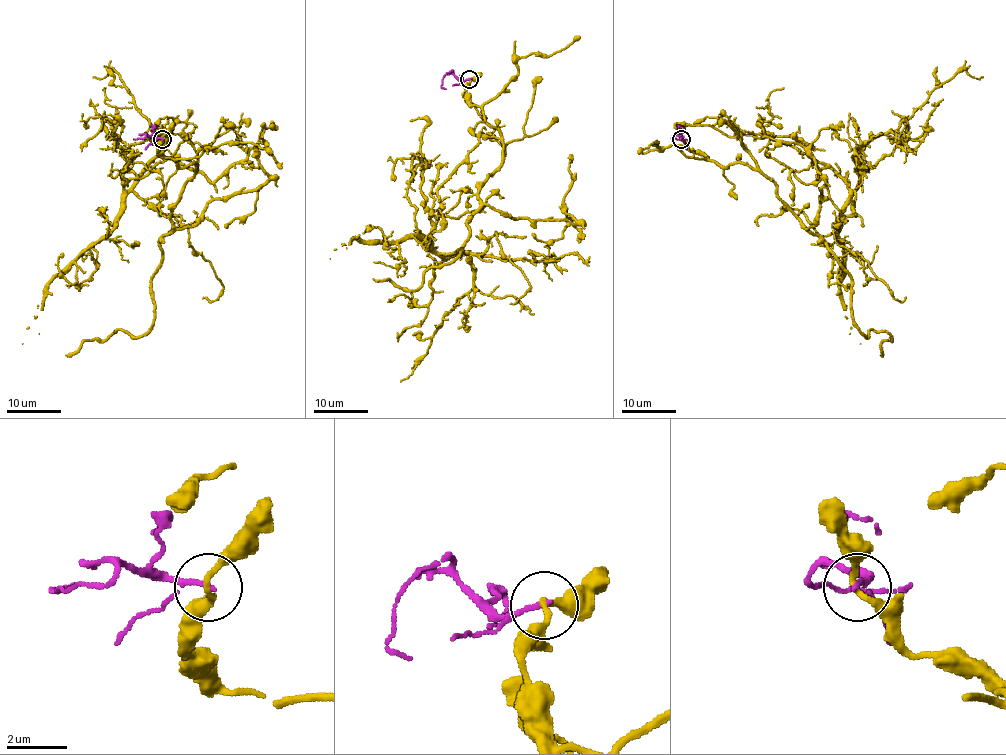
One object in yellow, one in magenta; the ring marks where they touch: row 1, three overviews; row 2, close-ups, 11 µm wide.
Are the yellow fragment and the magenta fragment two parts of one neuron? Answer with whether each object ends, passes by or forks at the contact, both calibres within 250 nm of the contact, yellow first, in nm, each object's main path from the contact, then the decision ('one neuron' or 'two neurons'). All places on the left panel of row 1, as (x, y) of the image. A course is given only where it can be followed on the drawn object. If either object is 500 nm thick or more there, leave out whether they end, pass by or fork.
yellow passes by | magenta passes by | 200/120 nm | yellow via (162, 138), (165, 157), (197, 167), (176, 119), (129, 147), (123, 188), (165, 131), (113, 70), (92, 77) | magenta via (162, 138), (146, 134), (138, 138) | two neurons

